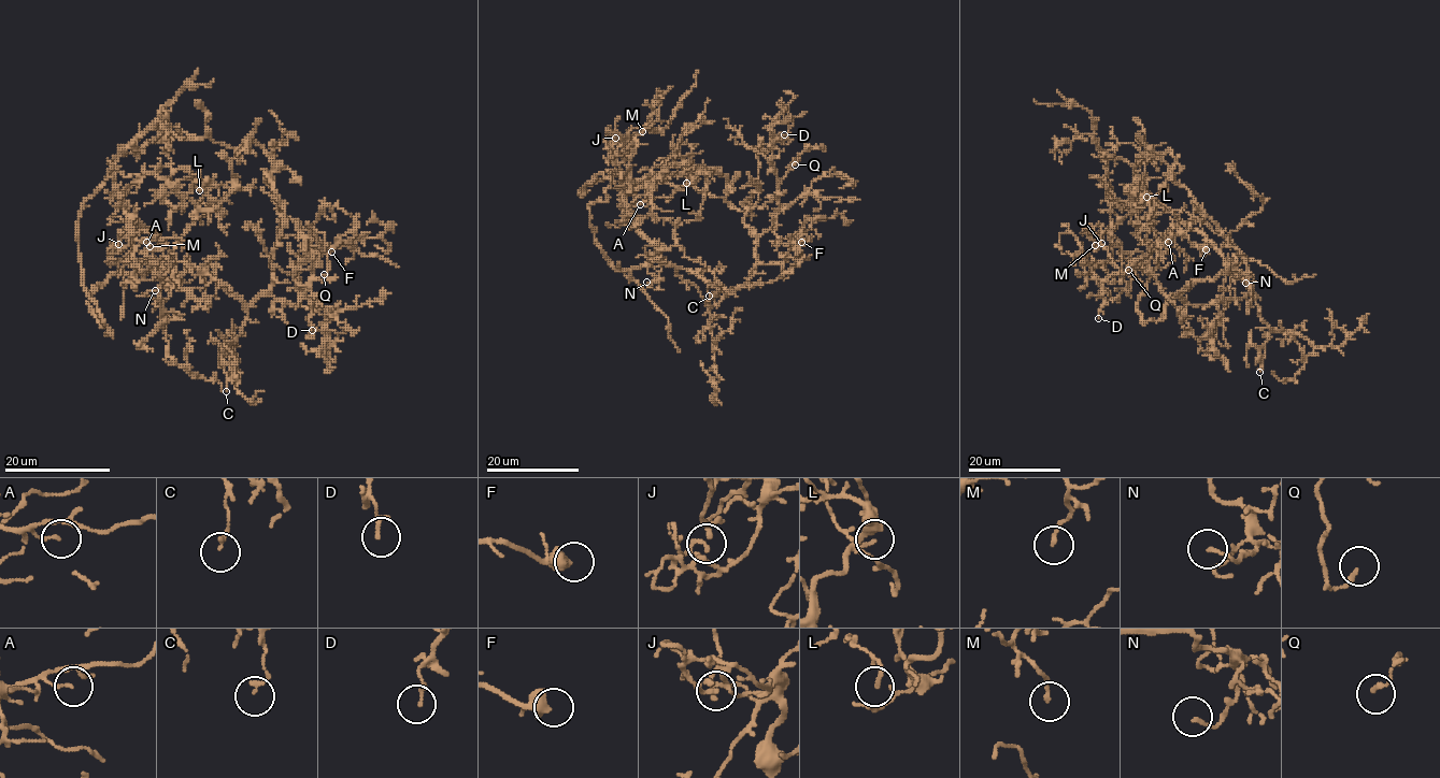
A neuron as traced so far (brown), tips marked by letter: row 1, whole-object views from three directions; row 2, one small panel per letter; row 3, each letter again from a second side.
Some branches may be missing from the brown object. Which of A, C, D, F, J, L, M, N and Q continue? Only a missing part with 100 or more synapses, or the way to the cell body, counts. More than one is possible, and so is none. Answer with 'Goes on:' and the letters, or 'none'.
Goes on: none

